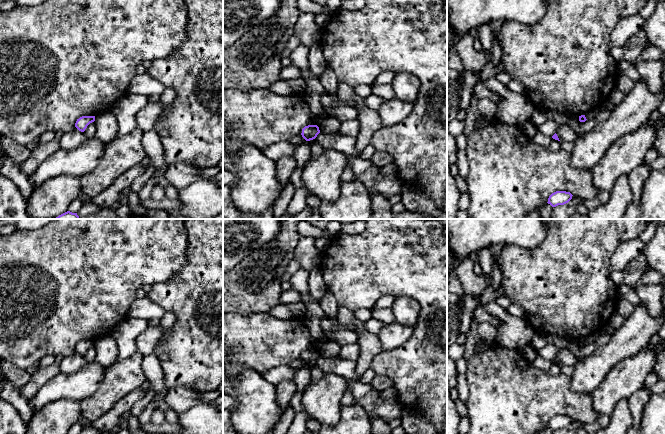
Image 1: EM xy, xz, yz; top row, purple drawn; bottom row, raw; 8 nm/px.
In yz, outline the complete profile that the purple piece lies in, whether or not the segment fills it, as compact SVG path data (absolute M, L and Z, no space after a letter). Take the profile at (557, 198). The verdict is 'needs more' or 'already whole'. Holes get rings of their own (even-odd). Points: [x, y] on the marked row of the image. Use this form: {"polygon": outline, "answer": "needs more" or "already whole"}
{"polygon": "M556 191L549 196L547 203L550 204L552 207L564 205L572 199L572 196L573 195L570 192Z", "answer": "already whole"}

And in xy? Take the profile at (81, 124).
{"polygon": "M82 116L79 119L77 119L75 127L79 131L84 132L87 126L94 121L95 121L95 116Z", "answer": "already whole"}

